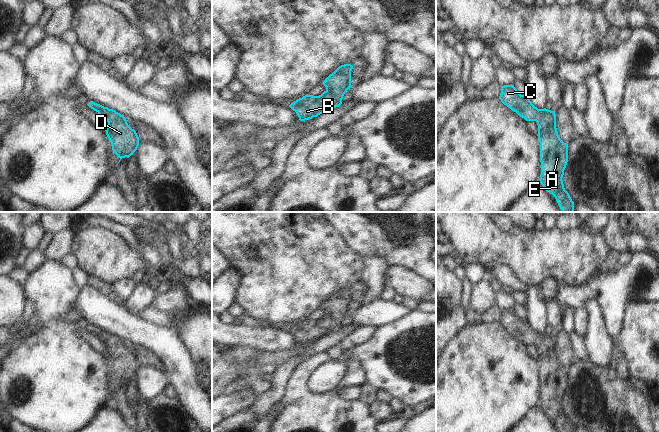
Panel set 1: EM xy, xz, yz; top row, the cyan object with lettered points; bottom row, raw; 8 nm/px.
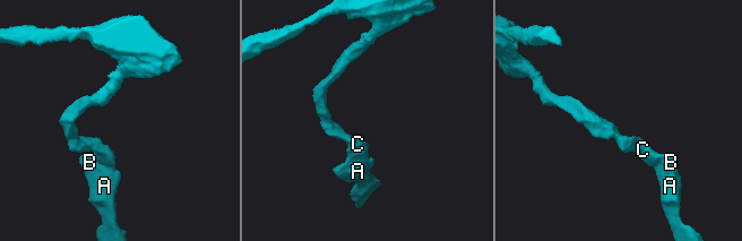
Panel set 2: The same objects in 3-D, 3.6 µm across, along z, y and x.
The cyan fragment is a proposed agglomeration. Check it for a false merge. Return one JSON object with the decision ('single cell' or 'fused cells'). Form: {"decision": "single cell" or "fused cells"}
{"decision": "single cell"}

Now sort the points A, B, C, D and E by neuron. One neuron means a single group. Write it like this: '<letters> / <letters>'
A B C D E

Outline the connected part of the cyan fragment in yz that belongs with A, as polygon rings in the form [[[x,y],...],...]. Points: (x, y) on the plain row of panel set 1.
[[[514,309],[501,310],[501,326],[526,345],[536,345],[540,366],[540,407],[552,418],[560,432],[574,432],[569,417],[563,408],[563,399],[568,386],[568,368],[558,359],[555,335],[538,333],[527,319],[521,319]]]

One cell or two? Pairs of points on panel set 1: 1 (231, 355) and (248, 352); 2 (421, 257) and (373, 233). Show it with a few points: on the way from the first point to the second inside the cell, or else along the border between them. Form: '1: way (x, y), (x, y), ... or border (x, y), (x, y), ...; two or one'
1: way (235, 354), (244, 353); one
2: way (409, 249), (393, 249), (385, 241); one

